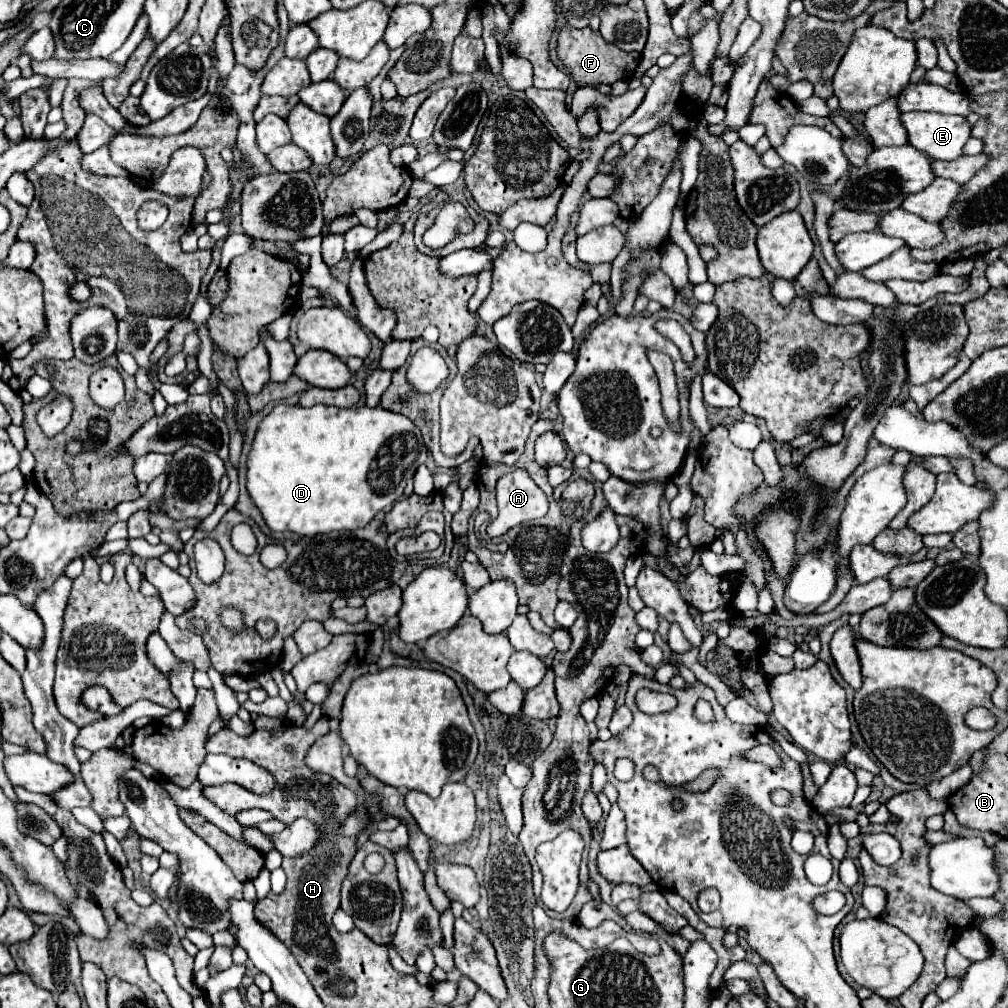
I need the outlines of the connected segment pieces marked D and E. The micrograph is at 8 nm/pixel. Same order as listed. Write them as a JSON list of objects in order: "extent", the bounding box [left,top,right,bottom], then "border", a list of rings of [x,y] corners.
[{"extent":[248,404,428,537],"border":[[[280,404],[260,422],[252,450],[248,454],[248,492],[254,500],[254,504],[260,508],[266,524],[272,530],[290,530],[300,537],[312,537],[324,534],[324,532],[334,532],[334,530],[358,530],[358,528],[366,526],[380,510],[390,508],[394,502],[398,502],[402,498],[402,492],[404,492],[404,486],[408,480],[408,470],[410,470],[410,478],[414,478],[418,466],[424,464],[426,458],[428,458],[428,450],[426,450],[420,430],[402,414],[396,414],[396,412],[390,412],[384,408],[368,408],[368,406],[364,406],[364,408],[358,408],[358,406],[356,408],[336,408],[336,406],[318,404],[314,408],[302,408],[302,406],[282,406]]]},{"extent":[902,112,972,160],"border":[[[908,112],[902,114],[908,142],[930,154],[934,160],[956,160],[964,154],[964,146],[972,136],[972,128],[964,116],[940,112]]]}]

